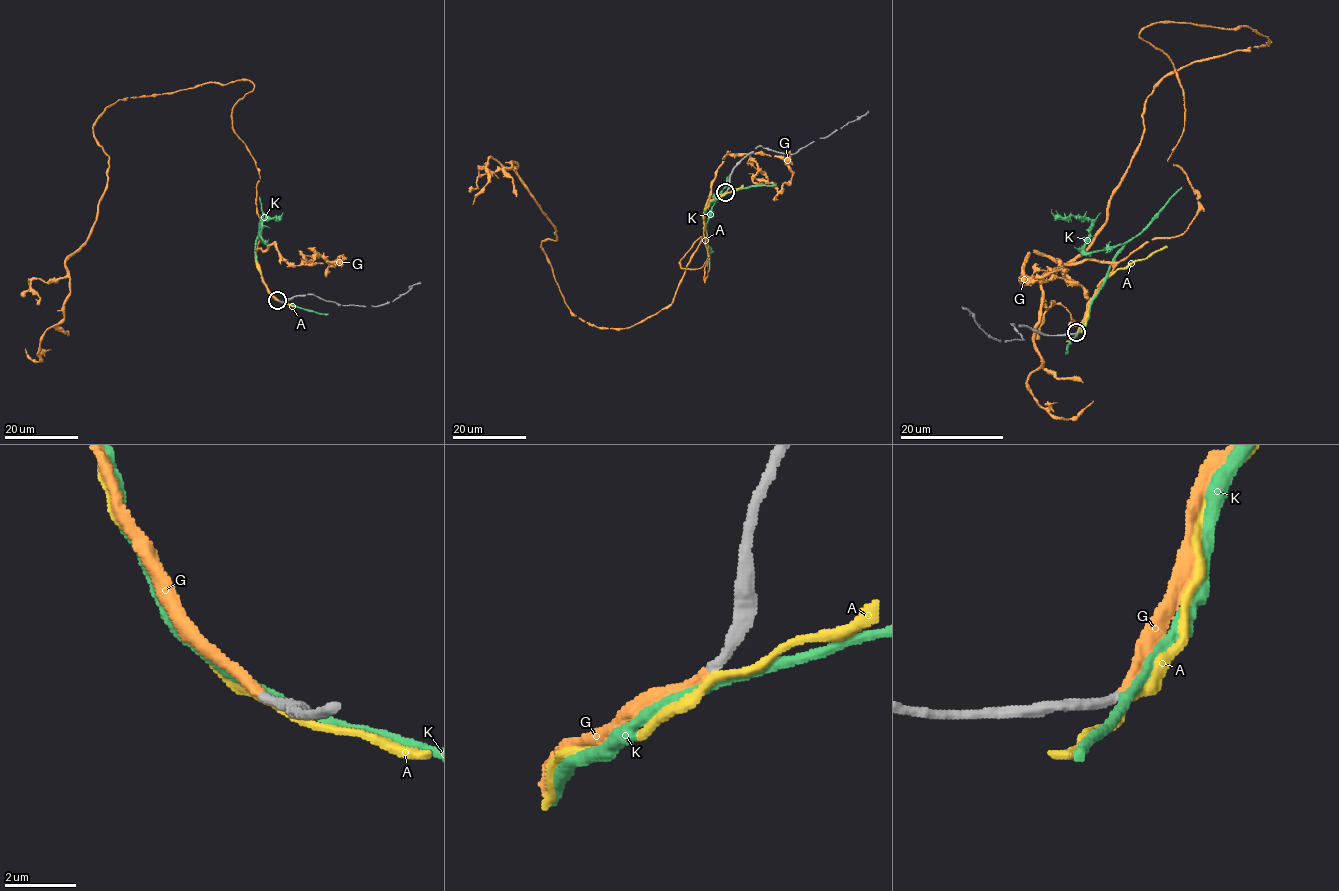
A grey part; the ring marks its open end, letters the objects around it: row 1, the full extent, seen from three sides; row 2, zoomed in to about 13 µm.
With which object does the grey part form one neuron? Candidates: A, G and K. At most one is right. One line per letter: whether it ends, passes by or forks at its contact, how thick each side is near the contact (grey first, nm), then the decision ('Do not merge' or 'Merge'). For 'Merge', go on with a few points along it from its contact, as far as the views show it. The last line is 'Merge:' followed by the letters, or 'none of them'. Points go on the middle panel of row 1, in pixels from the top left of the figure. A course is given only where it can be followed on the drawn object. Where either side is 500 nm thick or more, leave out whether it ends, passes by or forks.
A: It passes by. Thickness 280 nm (grey) against 220 nm. Do not merge
G: It ends there. Thickness 280 nm (grey) against 280 nm. Merge. Its course: (726, 192), (708, 276), (680, 266), (700, 237), (627, 328), (567, 305), (515, 163), (490, 158), (473, 204)
K: It passes by. Thickness 280 nm (grey) against 280 nm. Do not merge
Merge: G

